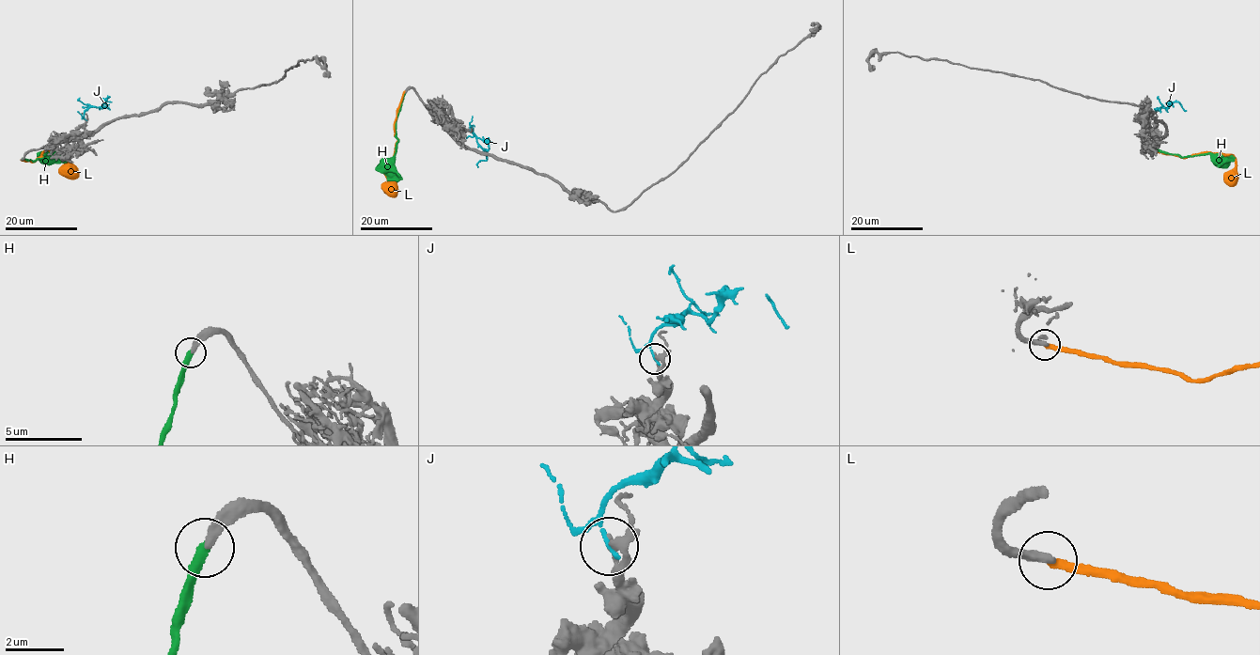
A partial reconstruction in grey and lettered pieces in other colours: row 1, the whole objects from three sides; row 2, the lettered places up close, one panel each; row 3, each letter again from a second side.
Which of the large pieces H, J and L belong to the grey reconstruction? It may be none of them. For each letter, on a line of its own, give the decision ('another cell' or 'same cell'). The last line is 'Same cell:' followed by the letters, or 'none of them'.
H: same cell
J: another cell
L: another cell
Same cell: H

